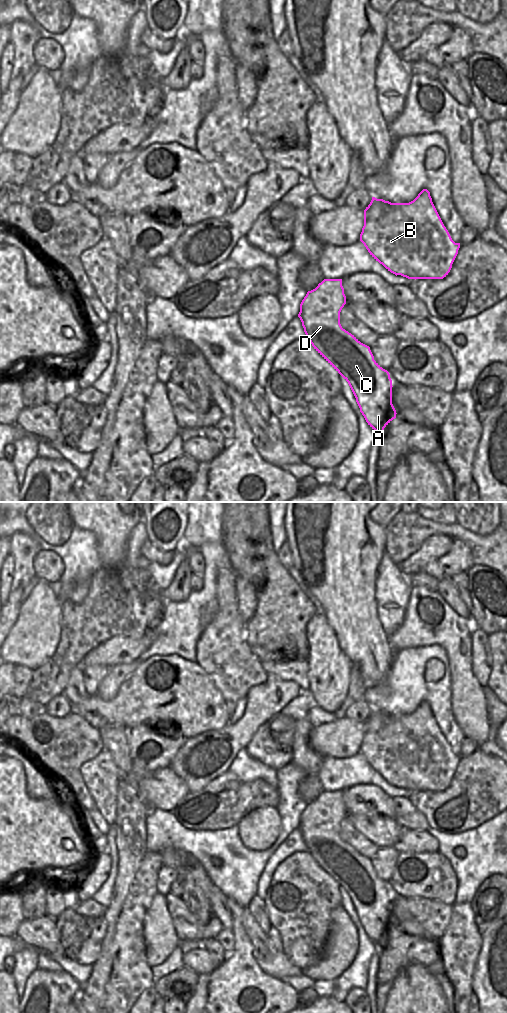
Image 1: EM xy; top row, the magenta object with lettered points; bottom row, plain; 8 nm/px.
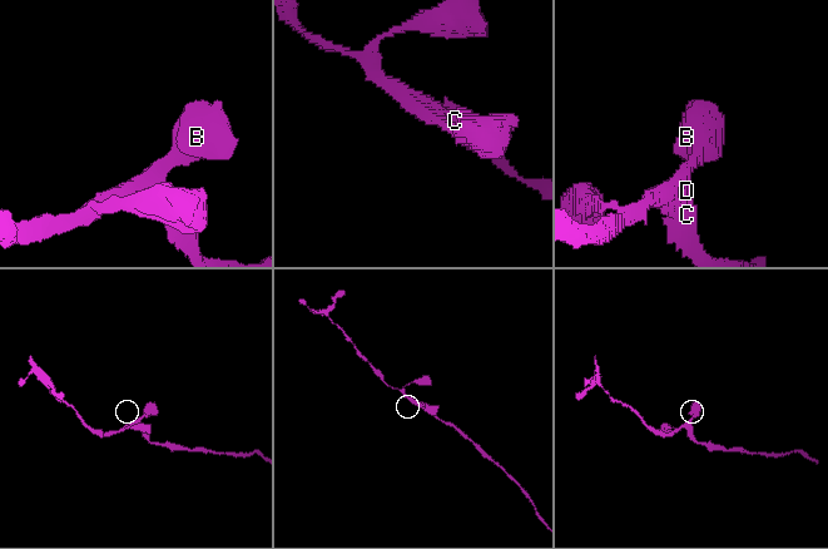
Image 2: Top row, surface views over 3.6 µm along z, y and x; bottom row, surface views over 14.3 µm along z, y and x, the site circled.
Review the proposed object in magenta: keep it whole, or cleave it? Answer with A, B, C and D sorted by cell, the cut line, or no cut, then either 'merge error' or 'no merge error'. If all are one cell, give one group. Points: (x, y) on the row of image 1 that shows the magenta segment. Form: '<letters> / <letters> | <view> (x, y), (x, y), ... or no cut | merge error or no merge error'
A B C D | no cut | no merge error

